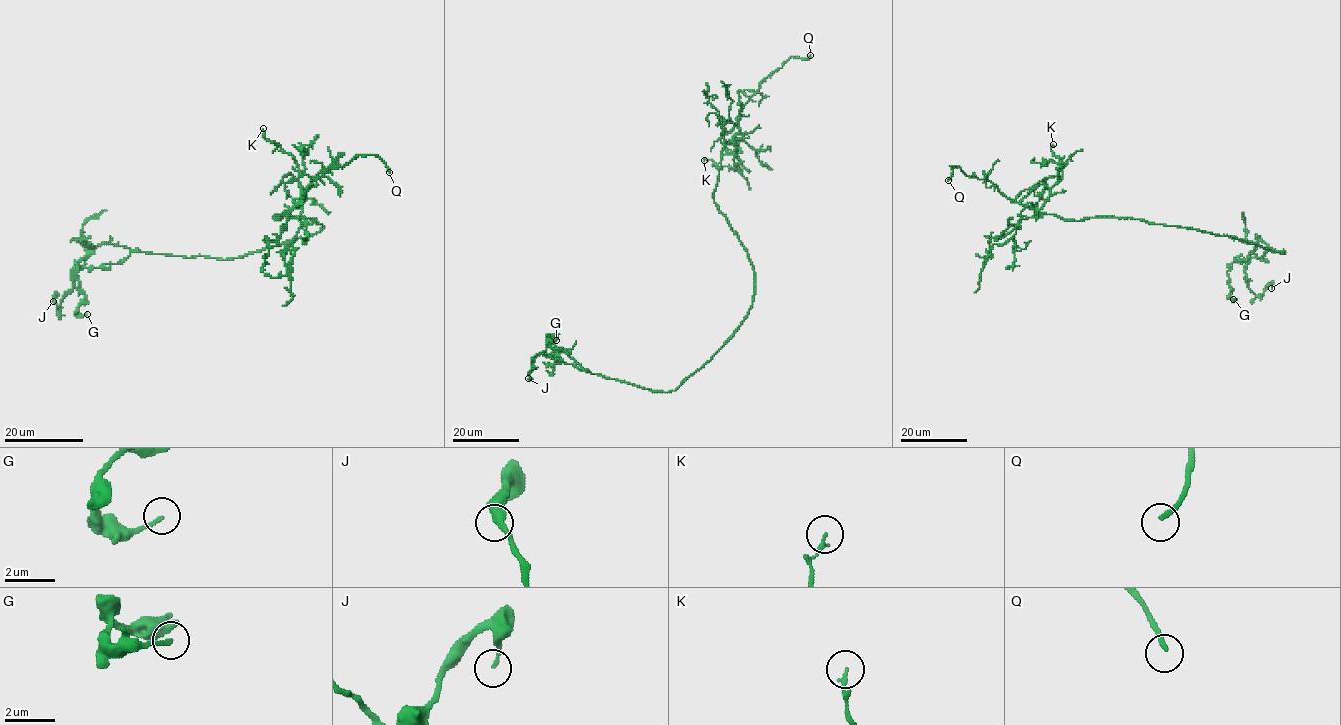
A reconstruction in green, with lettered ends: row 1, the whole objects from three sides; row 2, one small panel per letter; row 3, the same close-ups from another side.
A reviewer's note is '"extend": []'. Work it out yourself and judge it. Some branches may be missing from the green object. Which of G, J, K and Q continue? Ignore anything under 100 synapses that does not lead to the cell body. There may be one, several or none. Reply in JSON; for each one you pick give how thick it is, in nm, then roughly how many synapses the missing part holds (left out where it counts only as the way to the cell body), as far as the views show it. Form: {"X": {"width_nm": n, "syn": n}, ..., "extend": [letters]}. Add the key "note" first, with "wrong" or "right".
{"note": "wrong", "Q": {"width_nm": 190}, "extend": ["Q"]}

